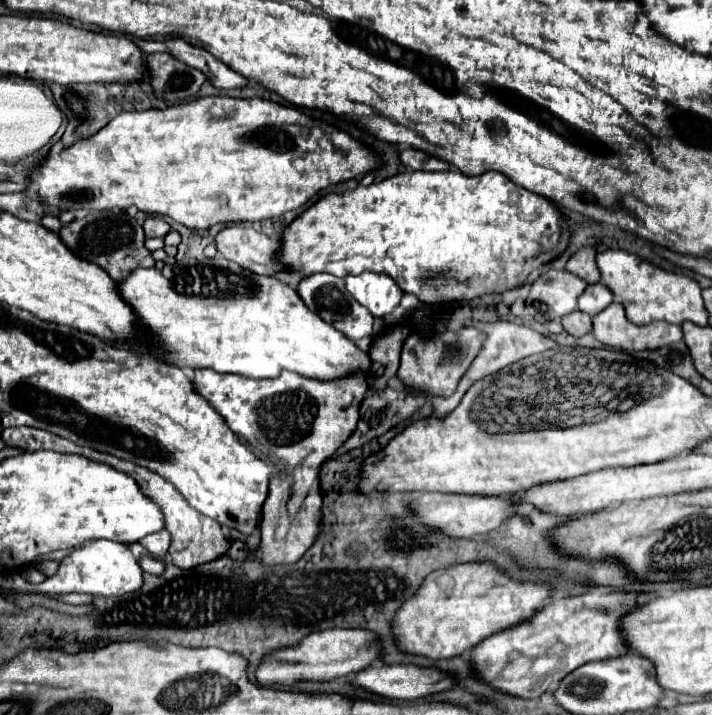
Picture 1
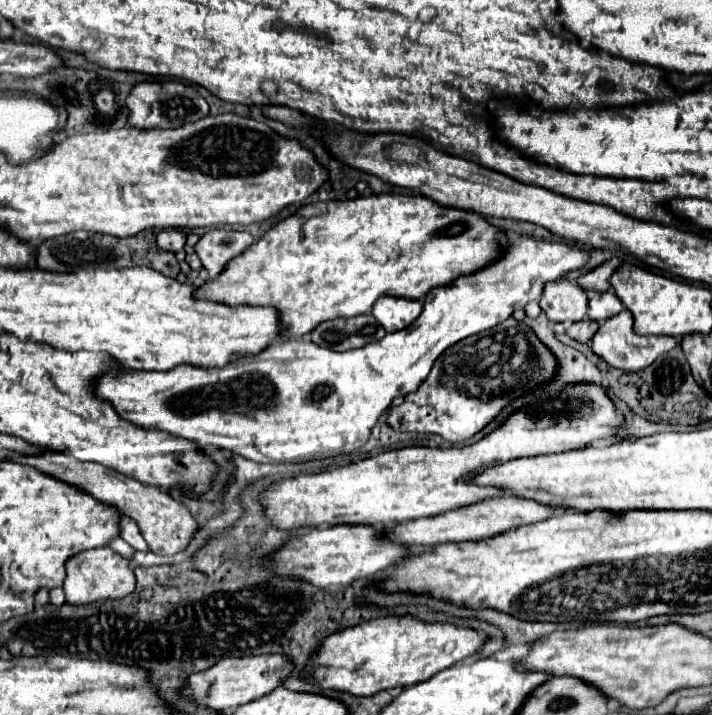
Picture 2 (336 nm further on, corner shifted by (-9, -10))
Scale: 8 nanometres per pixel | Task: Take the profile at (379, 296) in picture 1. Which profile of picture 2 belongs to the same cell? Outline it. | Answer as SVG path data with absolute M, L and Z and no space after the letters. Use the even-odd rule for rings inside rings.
M380 296L374 304L374 318L386 328L386 332L396 332L410 326L422 312L422 300L402 300L394 296Z

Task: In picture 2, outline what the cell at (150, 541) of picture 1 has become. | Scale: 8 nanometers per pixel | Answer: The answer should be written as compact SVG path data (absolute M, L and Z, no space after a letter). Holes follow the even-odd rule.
M126 516L120 518L120 538L126 540L134 550L142 550L142 552L148 550L146 542L144 542L140 530L138 530L138 526L134 526L134 520L130 520Z

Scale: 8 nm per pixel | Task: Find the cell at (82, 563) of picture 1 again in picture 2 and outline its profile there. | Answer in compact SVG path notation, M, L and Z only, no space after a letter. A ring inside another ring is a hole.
M92 548L80 554L74 554L66 562L66 580L64 580L64 594L68 604L90 604L98 600L118 600L134 592L136 578L130 568L130 562L110 548Z

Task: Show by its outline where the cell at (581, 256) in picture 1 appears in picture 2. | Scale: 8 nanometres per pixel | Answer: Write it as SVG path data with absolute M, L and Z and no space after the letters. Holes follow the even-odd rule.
M612 258L604 264L600 264L598 268L594 268L592 272L584 274L578 278L578 284L586 290L586 292L608 292L610 290L610 276L612 272L622 264L620 258Z

